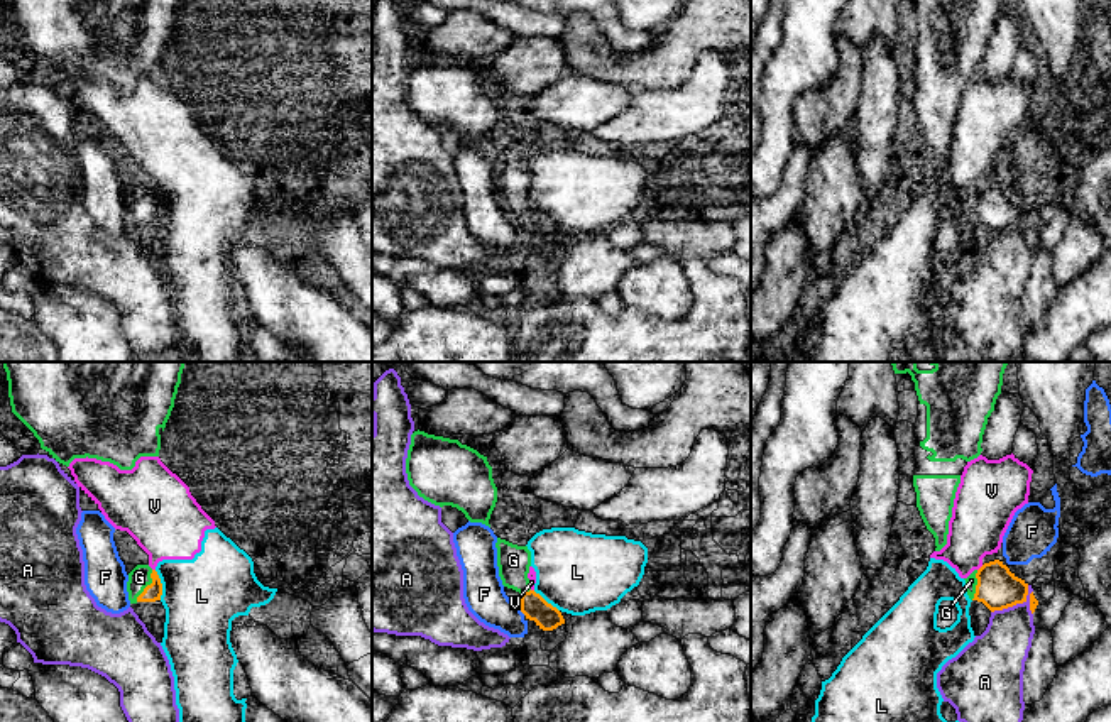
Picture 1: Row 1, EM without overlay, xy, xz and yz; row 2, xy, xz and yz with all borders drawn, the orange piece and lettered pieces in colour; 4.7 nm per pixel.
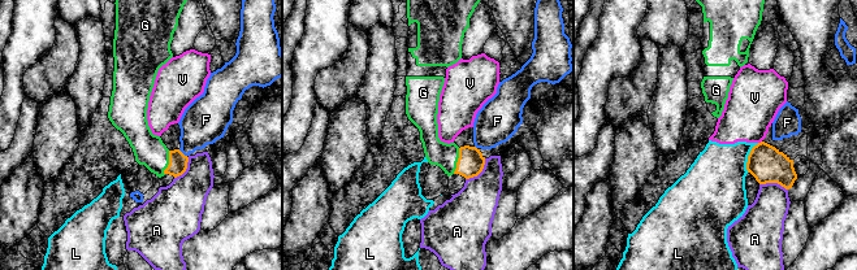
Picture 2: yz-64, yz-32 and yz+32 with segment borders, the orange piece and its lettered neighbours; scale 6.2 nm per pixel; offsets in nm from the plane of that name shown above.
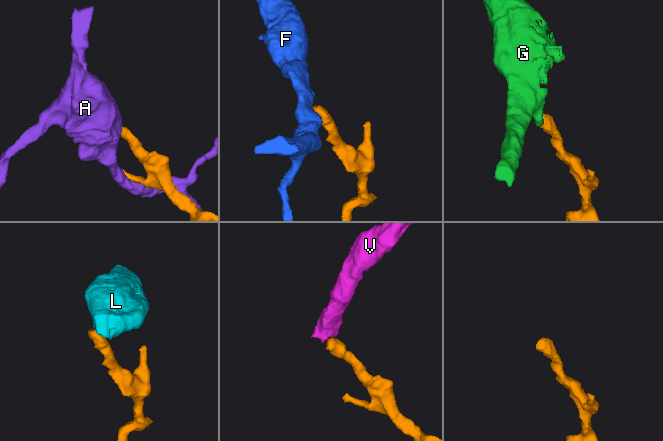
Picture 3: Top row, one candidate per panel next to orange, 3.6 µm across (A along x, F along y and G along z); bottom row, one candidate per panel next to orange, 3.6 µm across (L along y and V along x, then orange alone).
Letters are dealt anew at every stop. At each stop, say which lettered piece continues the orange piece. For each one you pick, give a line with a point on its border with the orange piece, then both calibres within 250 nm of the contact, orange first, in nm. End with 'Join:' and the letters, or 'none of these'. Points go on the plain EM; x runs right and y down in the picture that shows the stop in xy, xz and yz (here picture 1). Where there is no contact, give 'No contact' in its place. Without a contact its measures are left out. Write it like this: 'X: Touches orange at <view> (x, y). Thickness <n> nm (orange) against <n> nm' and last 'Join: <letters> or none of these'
G: Touches orange at xy (147, 207). Thickness 90 nm (orange) against 100 nm
Join: G

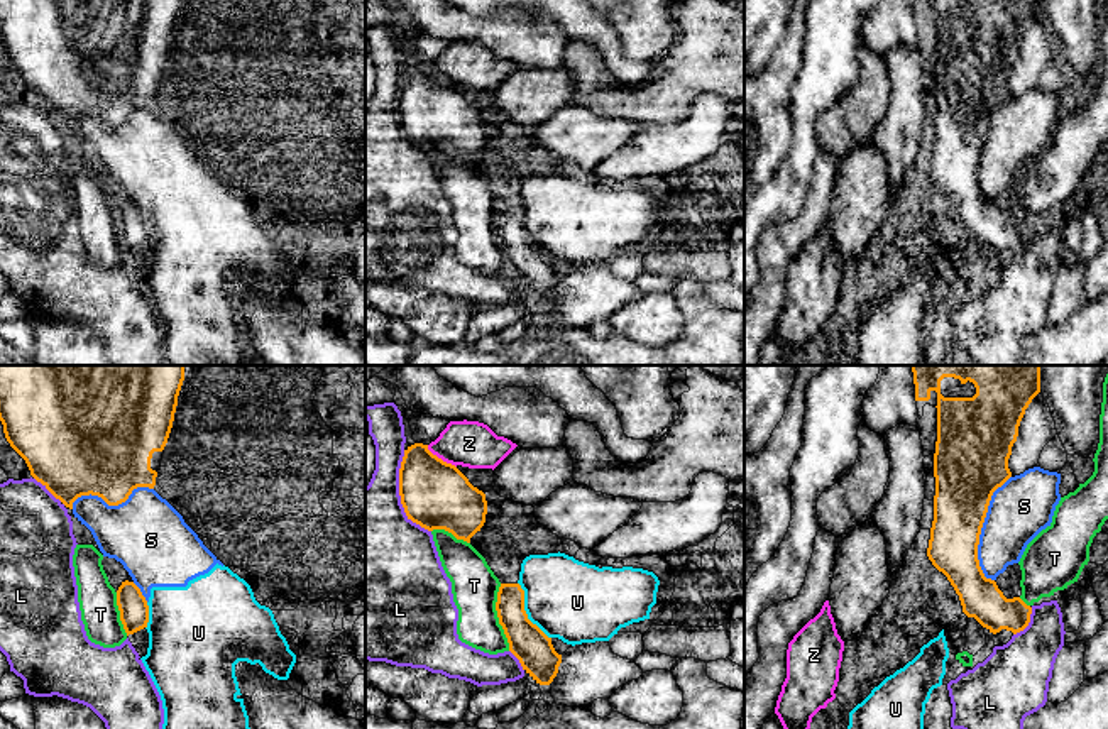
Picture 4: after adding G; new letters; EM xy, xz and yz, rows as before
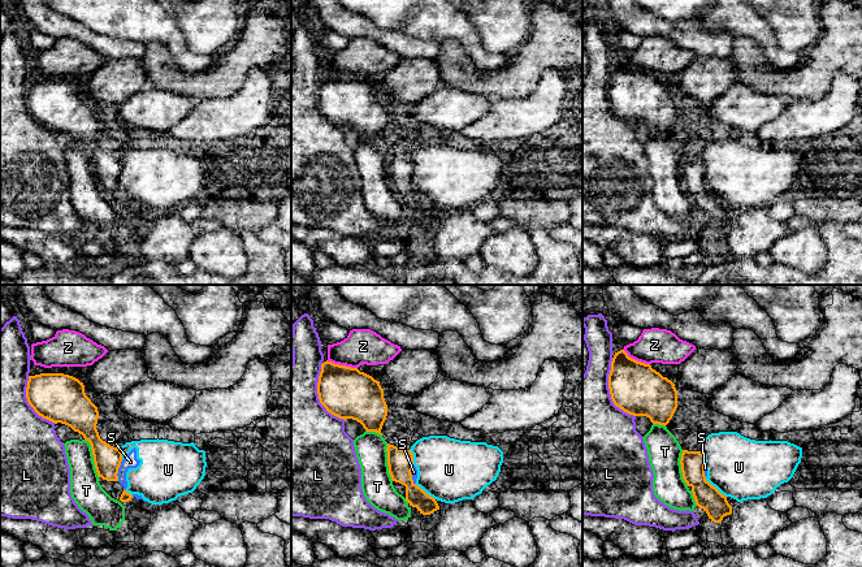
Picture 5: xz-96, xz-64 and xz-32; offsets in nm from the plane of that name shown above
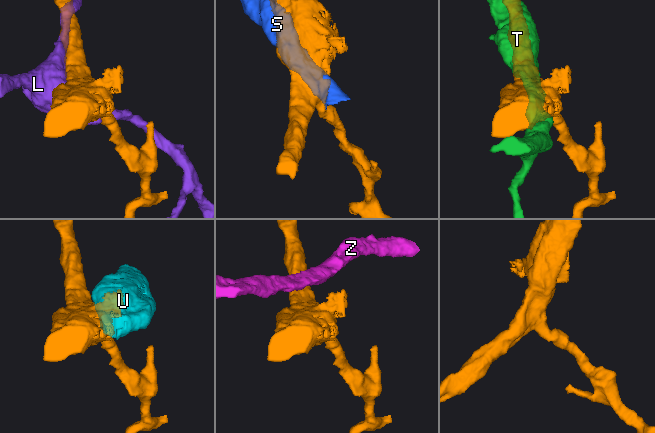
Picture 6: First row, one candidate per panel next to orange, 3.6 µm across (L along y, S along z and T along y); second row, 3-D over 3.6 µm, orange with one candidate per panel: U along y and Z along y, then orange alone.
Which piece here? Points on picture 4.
Join: none of these

